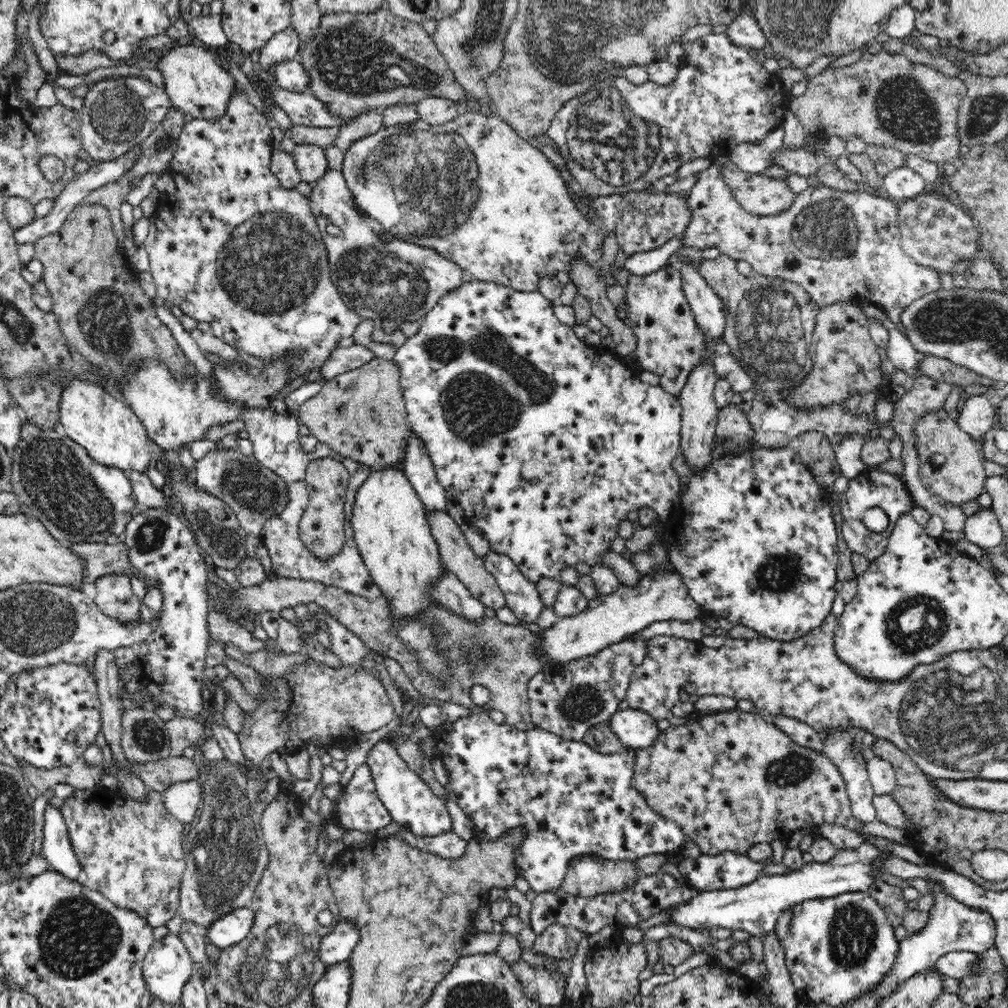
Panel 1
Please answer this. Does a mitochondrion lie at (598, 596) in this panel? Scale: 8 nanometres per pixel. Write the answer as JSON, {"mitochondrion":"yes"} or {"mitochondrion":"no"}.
{"mitochondrion":"no"}

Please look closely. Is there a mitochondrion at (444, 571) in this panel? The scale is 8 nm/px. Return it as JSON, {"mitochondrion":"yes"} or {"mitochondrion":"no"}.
{"mitochondrion":"no"}

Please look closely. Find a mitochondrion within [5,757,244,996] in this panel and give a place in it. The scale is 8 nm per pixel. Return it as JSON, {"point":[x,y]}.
{"point":[78,938]}

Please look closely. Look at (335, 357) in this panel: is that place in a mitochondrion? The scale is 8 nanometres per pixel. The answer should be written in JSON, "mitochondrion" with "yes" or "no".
{"mitochondrion":"no"}

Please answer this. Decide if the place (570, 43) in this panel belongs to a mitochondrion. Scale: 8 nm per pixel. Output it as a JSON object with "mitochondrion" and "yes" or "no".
{"mitochondrion":"yes"}

